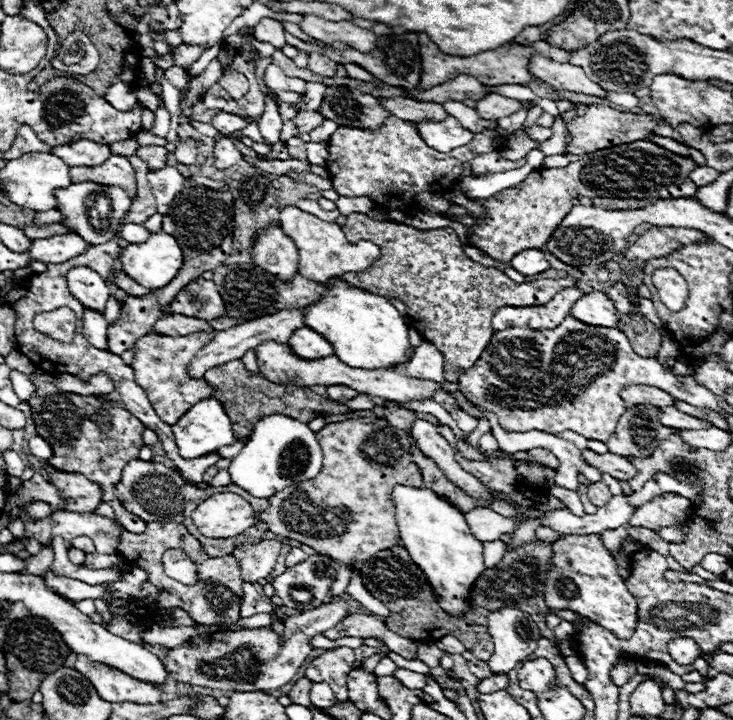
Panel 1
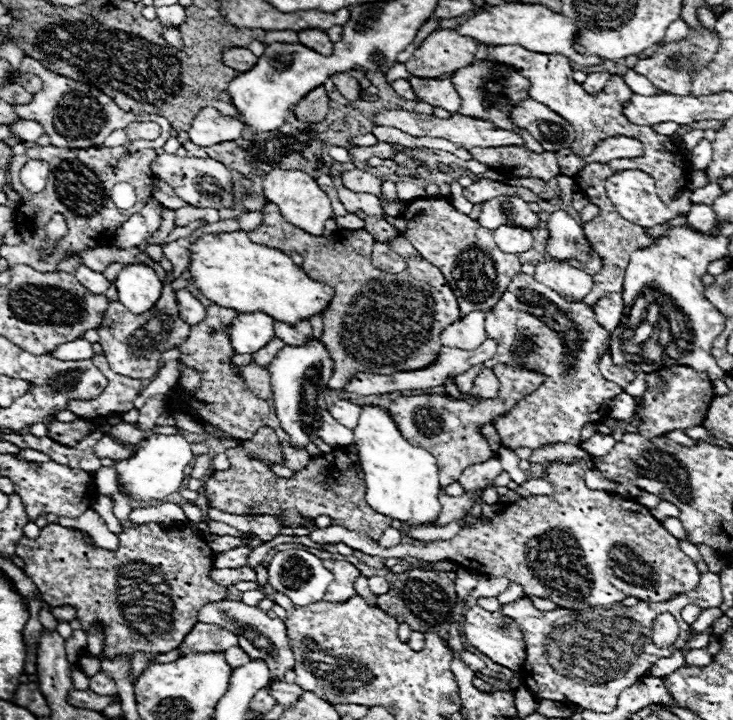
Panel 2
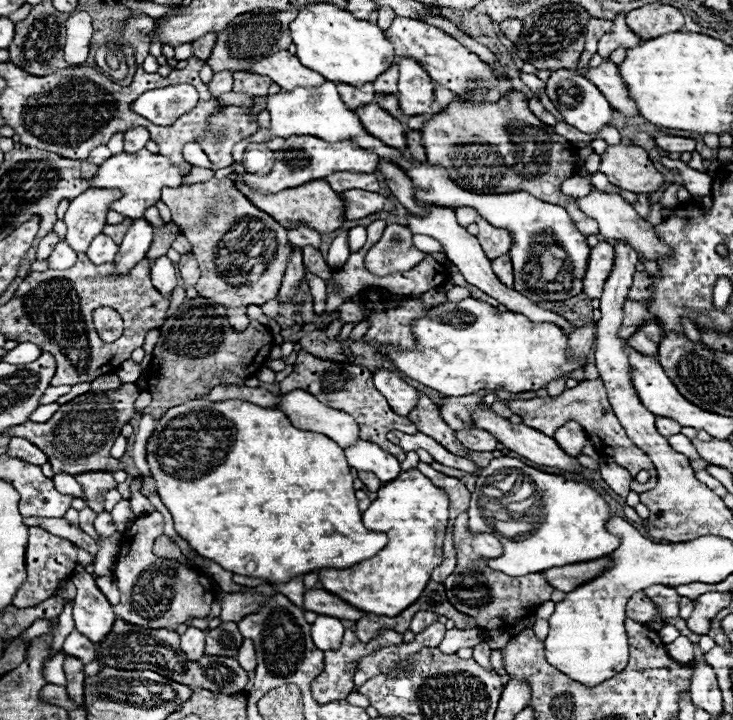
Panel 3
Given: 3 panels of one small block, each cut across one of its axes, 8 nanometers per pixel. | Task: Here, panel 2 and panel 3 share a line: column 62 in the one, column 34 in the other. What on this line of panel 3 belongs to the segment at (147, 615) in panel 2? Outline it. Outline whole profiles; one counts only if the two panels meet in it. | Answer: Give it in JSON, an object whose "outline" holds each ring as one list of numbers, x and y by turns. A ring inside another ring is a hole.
{"outline":[[32,526,30,528,28,548,26,548,26,572,28,572,28,578,20,586,20,590,16,592,16,596,12,600,12,606,30,608,30,606,36,606,36,604,52,598,56,594,56,590,60,588,60,584,74,574,74,568,78,564,76,556,78,556,78,552,76,552,76,546,72,542,68,542,64,538,58,538,58,536,52,536,52,534,44,532,44,530,40,530,38,526]]}

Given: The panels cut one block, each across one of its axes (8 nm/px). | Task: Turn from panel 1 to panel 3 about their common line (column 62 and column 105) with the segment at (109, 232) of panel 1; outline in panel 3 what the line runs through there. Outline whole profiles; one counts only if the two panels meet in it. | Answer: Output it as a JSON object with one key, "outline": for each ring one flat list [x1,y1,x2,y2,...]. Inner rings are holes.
{"outline":[[88,188,84,194,74,198,64,216,64,222,68,226,66,242,76,252,86,252,92,238,96,238,96,234,100,234,106,226,110,204,122,196,124,194,116,188]]}

